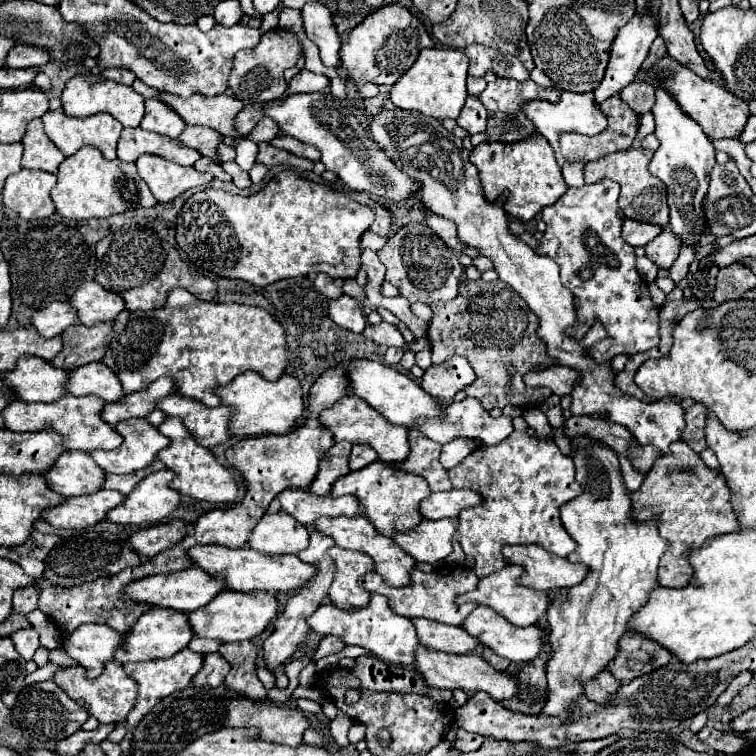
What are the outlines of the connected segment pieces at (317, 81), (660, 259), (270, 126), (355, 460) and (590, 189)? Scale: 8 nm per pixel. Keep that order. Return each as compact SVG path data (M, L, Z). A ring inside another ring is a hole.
M302 69L298 75L294 75L290 81L288 81L288 89L284 91L284 95L280 99L286 99L290 97L292 93L316 93L316 91L324 91L328 87L328 77L326 75L316 75L316 73L310 73L306 69Z
M662 229L662 233L656 239L652 239L644 249L646 257L654 261L660 269L670 269L678 257L680 241L676 241L676 237L672 237L668 229Z
M264 117L264 121L260 121L260 125L256 125L256 129L252 129L248 139L252 139L254 143L262 143L262 141L272 141L280 133L282 131L280 131L278 123L272 117Z
M354 445L352 455L350 455L350 469L352 471L358 471L358 469L362 469L362 467L374 463L374 461L378 461L378 455L376 455L376 451L372 447L368 447L368 445Z
M602 179L580 189L568 191L554 203L542 209L542 219L548 225L540 245L534 249L560 265L560 281L574 295L576 325L564 329L572 339L582 339L588 329L600 321L608 333L606 339L592 345L586 353L598 365L610 363L616 355L634 355L658 345L658 307L652 303L646 281L636 271L634 247L622 241L620 227L624 213L618 207L620 185L612 179Z

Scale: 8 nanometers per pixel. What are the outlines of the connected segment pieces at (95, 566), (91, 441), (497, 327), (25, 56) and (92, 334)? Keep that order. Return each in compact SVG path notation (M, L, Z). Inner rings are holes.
M100 521L98 525L80 531L80 535L62 539L48 553L48 557L44 561L46 563L44 579L48 583L54 583L54 585L72 587L72 585L92 581L98 577L116 575L126 567L140 565L140 557L138 557L138 553L134 553L132 545L128 541L130 535L132 535L132 527L122 527L122 525L116 525L110 521Z
M64 395L54 403L26 403L22 399L10 401L6 409L2 411L4 417L4 429L8 431L42 431L42 429L52 429L54 433L64 437L64 449L78 449L78 451L92 451L92 449L116 449L122 441L122 437L100 419L100 409L104 403L100 397L94 395L84 395L84 397L74 397L74 395Z
M466 279L454 301L438 301L430 307L434 313L428 327L432 365L444 363L452 355L466 357L478 375L476 387L468 387L468 397L478 399L486 411L494 407L504 409L506 405L540 407L552 395L546 387L528 387L524 383L528 371L548 369L556 365L556 361L548 355L544 339L538 337L538 317L510 285L500 279L492 283ZM508 365L516 365L516 375L512 379L508 379L506 373Z
M16 45L12 53L8 55L6 67L42 67L50 61L50 53L46 49L34 47L34 45Z
M96 323L92 327L86 325L72 325L62 331L62 351L50 361L54 367L70 371L74 367L100 361L104 355L104 343L108 337L110 323Z

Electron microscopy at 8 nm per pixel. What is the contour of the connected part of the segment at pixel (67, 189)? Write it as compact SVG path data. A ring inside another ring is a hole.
M82 147L78 153L66 157L56 175L58 183L52 189L52 201L56 211L68 219L100 219L128 209L156 205L148 185L138 177L134 163L124 163L120 159L106 161L96 147Z

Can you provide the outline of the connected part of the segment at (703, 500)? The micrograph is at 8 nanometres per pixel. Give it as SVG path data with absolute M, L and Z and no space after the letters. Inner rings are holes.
M680 441L670 445L670 455L664 455L654 463L654 467L644 477L642 487L630 493L630 499L634 519L656 519L660 535L668 541L668 549L660 559L658 567L658 585L662 587L688 585L692 577L688 553L692 551L692 547L700 547L708 537L732 533L738 529L738 521L730 505L730 491L726 479L710 471L700 459L700 455L696 455L688 445Z

